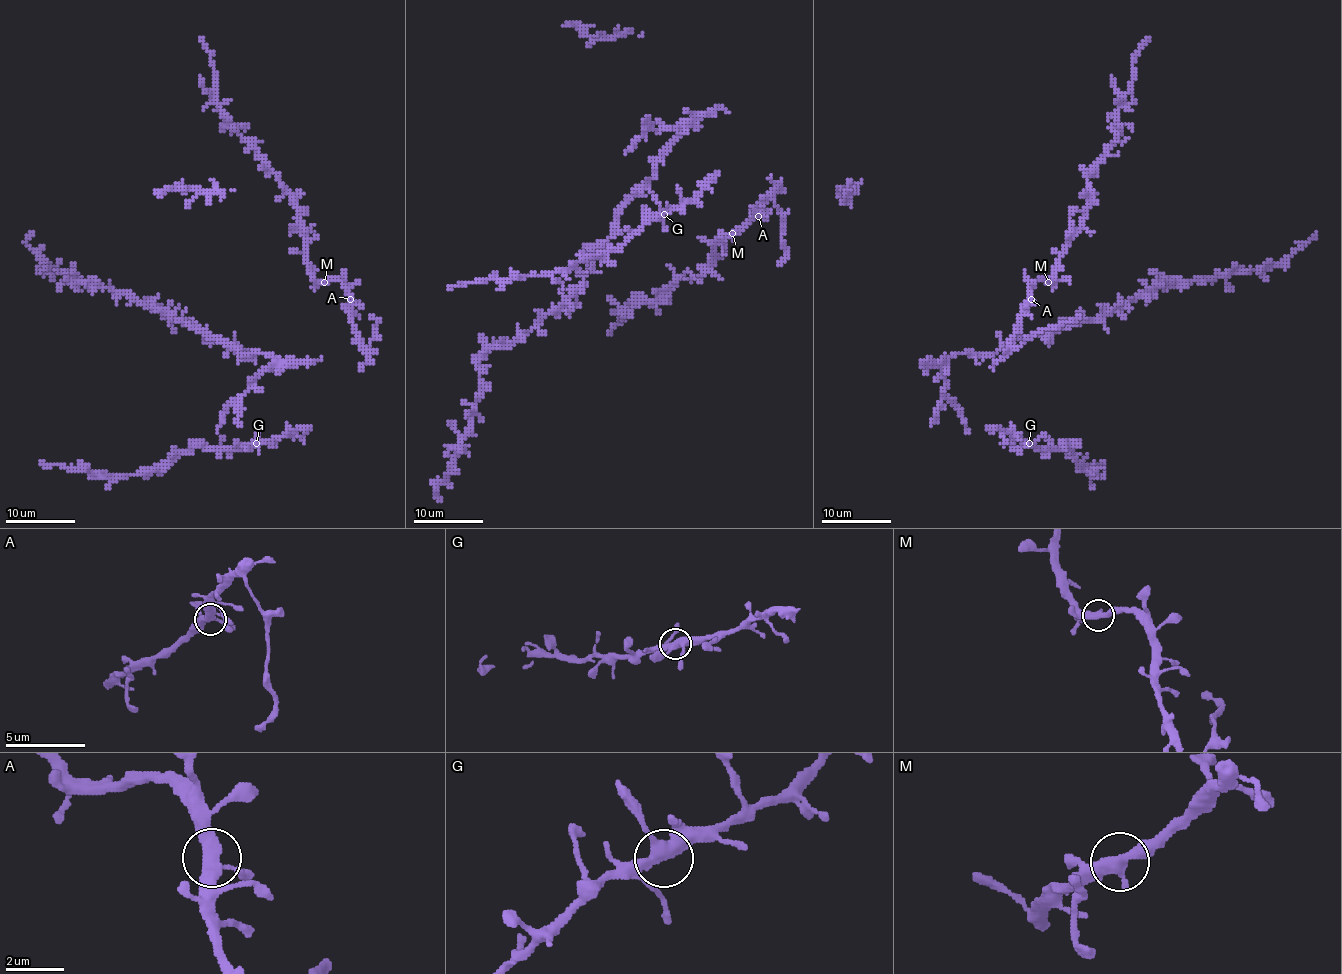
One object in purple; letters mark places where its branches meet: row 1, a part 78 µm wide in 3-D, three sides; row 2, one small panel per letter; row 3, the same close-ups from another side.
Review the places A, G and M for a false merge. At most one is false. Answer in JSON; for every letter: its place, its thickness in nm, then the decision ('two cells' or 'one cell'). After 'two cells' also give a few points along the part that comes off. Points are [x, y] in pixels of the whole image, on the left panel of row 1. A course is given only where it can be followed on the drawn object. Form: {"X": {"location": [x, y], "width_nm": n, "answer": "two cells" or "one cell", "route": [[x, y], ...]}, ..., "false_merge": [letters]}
{"A": {"location": [350, 299], "width_nm": 340, "answer": "one cell"}, "G": {"location": [256, 443], "width_nm": 360, "answer": "one cell"}, "M": {"location": [324, 282], "width_nm": 440, "answer": "one cell"}, "false_merge": []}

